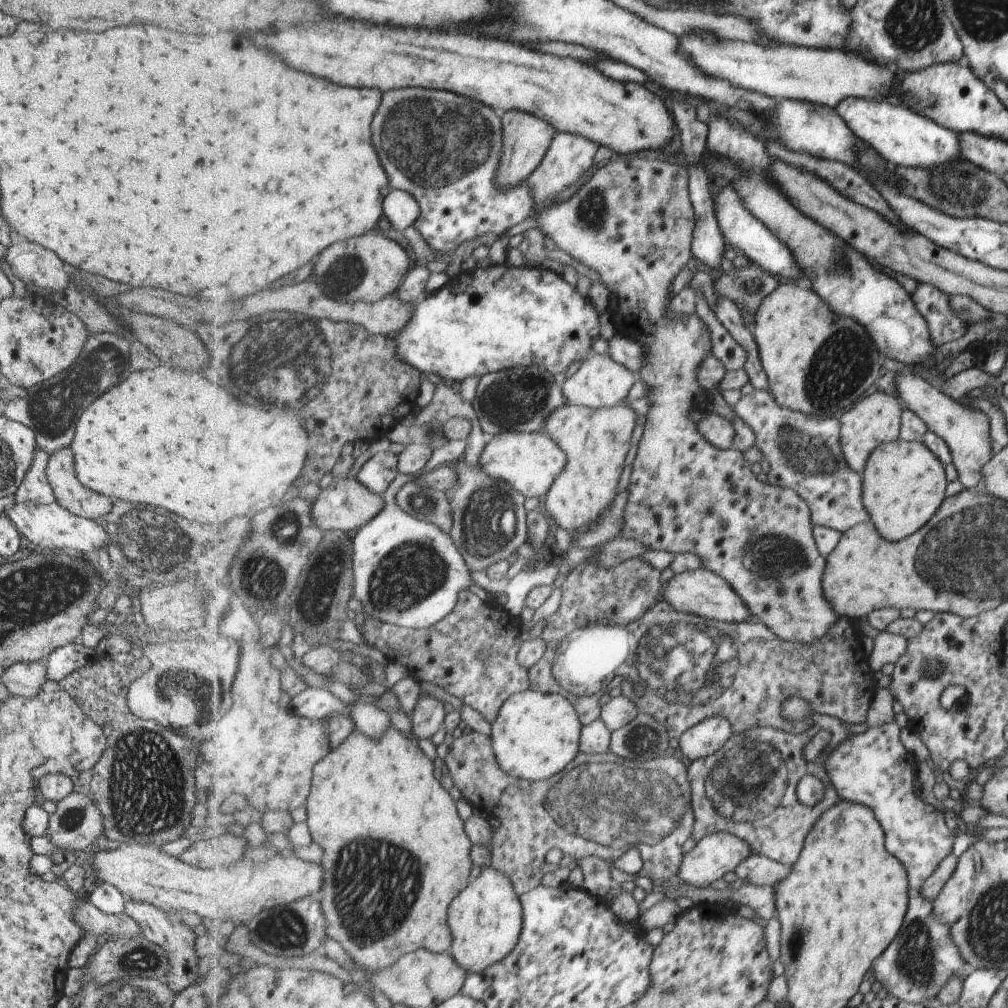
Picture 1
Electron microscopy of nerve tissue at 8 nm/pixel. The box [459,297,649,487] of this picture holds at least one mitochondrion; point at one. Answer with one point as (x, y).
(514, 400)

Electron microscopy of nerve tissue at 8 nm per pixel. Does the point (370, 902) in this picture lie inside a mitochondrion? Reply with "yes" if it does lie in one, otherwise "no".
yes

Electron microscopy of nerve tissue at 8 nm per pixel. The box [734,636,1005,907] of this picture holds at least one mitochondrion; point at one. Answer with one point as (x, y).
(932, 668)

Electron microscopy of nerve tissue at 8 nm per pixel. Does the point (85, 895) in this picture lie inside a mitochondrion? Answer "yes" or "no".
no

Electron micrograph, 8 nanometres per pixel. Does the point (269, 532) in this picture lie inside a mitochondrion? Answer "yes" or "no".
yes

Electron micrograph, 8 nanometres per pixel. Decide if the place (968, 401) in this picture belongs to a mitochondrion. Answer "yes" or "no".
no

